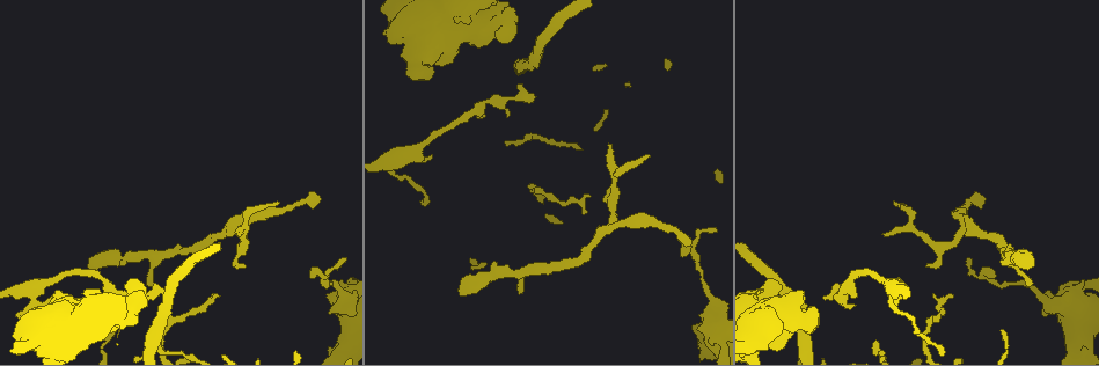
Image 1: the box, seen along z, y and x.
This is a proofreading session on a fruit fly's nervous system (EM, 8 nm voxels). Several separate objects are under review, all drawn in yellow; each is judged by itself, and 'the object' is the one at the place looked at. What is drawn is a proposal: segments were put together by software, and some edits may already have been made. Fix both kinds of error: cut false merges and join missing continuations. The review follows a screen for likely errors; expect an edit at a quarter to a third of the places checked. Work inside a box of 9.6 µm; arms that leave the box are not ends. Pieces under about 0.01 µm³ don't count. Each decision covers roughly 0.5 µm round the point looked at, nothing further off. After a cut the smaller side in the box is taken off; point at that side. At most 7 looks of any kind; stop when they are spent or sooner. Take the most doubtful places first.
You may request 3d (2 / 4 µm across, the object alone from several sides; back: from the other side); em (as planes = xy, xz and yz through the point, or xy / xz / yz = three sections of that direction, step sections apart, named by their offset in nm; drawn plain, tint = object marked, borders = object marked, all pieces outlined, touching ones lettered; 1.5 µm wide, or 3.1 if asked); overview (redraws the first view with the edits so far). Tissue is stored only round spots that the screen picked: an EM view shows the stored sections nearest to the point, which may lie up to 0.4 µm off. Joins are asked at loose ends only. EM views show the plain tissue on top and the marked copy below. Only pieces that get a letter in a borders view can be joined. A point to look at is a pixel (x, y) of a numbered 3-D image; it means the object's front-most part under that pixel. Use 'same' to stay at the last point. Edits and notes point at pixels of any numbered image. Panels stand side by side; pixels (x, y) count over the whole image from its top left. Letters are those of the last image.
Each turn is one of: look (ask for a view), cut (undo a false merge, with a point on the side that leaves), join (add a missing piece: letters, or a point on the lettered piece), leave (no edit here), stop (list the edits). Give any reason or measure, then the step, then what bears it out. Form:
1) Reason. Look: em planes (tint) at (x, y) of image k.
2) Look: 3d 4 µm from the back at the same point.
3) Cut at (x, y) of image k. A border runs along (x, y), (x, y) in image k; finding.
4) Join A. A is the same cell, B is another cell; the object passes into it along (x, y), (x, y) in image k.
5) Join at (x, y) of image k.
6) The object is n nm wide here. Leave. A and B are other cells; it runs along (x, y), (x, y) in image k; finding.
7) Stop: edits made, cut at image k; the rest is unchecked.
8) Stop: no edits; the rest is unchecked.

An open end. Look: em xz step 4 (borders) at (147, 285) of image 1.

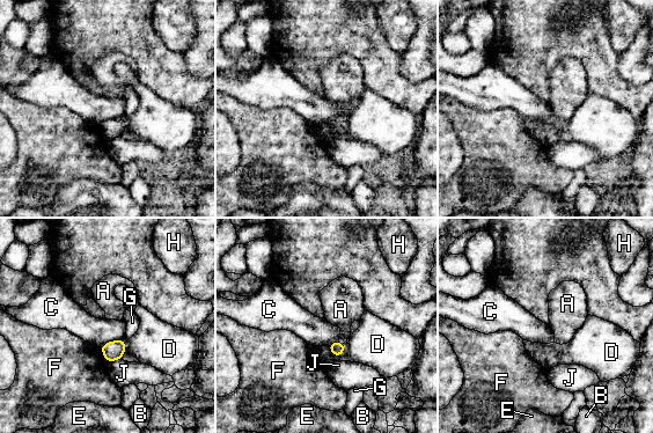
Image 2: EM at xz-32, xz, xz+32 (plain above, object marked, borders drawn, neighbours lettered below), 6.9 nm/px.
Look: em planes (borders) at the same point.

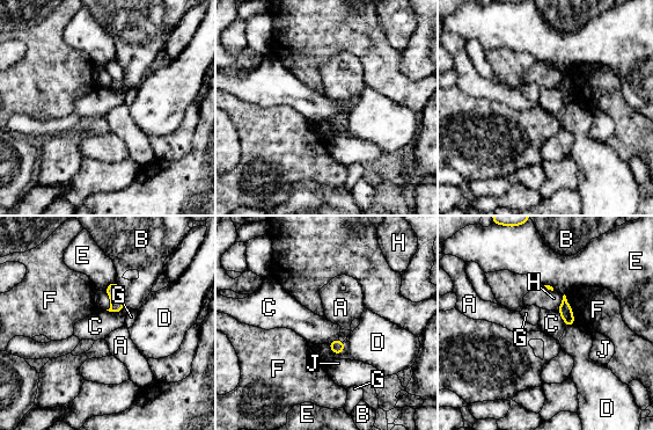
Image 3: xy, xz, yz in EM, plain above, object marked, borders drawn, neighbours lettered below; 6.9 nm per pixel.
The longest contact is with F, 220 nm. Leave. A, B, C, D, E, F, G, H and J are other cells; a border runs along (327, 343), (336, 355), (345, 349) in image 3; none of them fits.

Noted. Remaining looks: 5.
Look: 3d 2 µm from the back at (238, 234) of image 1.

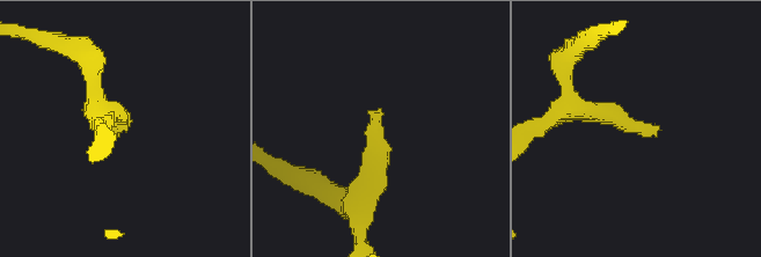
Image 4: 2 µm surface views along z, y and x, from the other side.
Need the tissue. Look: em planes (borders) at (116, 131) of image 4.

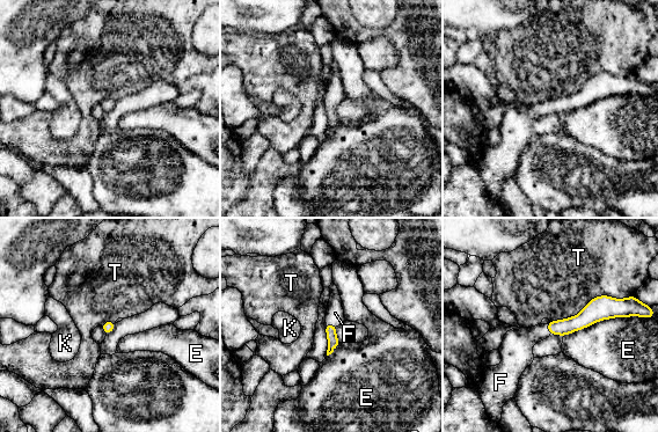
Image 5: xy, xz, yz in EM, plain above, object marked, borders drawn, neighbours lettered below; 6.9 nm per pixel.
Join F. F is the same cell, E, K and T are other cells; the object passes into it along (330, 329), (331, 324), (335, 313) in image 5; the cell continues.

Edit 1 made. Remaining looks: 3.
Stop: edits made, join at image 5; the rest is unchecked.

